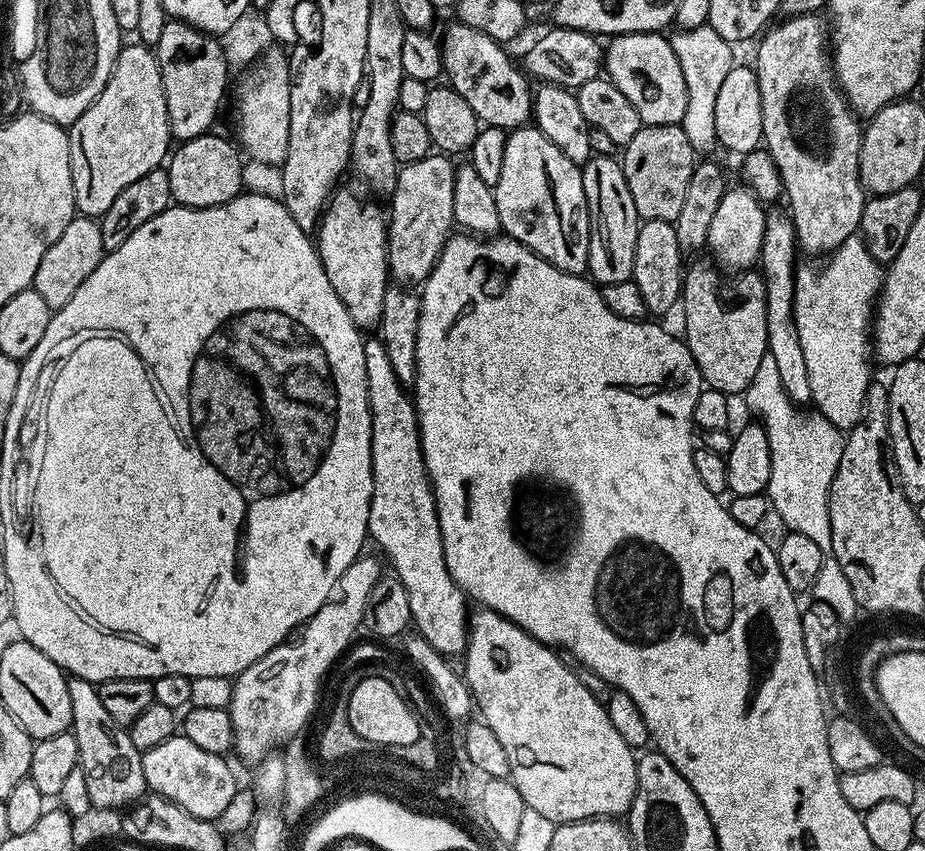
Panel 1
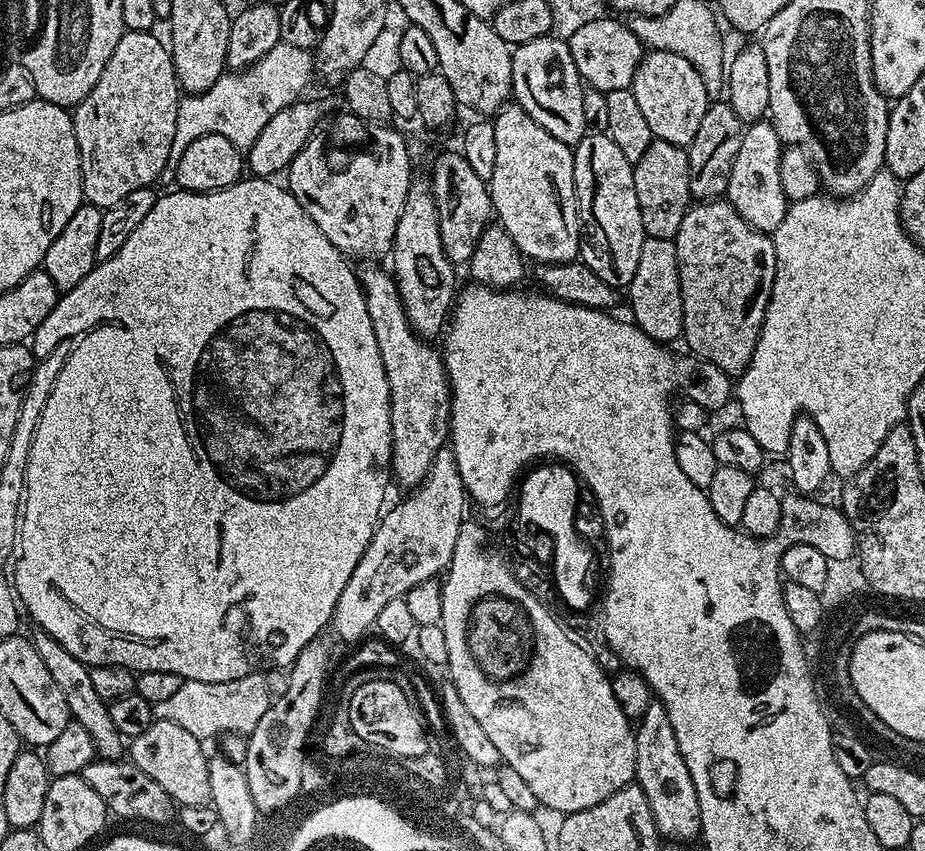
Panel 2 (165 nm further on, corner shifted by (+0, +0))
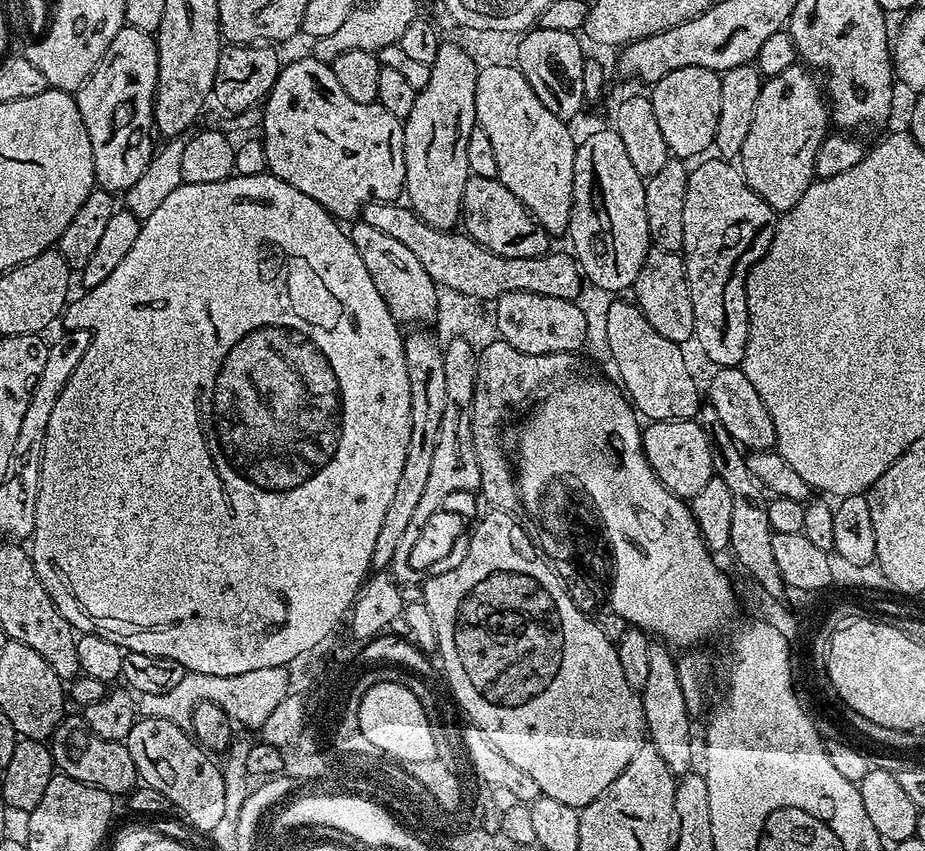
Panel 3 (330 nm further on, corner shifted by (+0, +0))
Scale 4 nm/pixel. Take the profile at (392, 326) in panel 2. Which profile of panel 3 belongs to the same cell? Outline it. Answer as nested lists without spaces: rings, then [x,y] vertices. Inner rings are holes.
[[[363,222],[353,223],[350,235],[354,242],[354,250],[358,250],[358,258],[362,258],[362,266],[366,266],[366,274],[370,274],[370,282],[374,282],[374,290],[378,290],[378,294],[382,296],[382,302],[386,304],[396,323],[401,326],[431,325],[435,318],[438,285],[432,281],[430,274],[426,274],[424,267],[418,263],[418,258],[414,258],[414,253],[407,246],[401,246],[395,238],[382,234],[382,230],[374,230],[374,226]]]

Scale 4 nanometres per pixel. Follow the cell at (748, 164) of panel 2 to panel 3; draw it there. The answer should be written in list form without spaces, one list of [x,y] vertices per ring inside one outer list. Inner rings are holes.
[[[803,63],[791,64],[786,70],[782,70],[782,74],[767,77],[761,83],[750,131],[746,134],[746,142],[742,142],[738,157],[740,173],[746,178],[750,190],[754,190],[754,194],[758,194],[758,198],[765,200],[778,214],[788,212],[814,183],[814,154],[829,132],[830,109],[822,95],[821,85]]]

